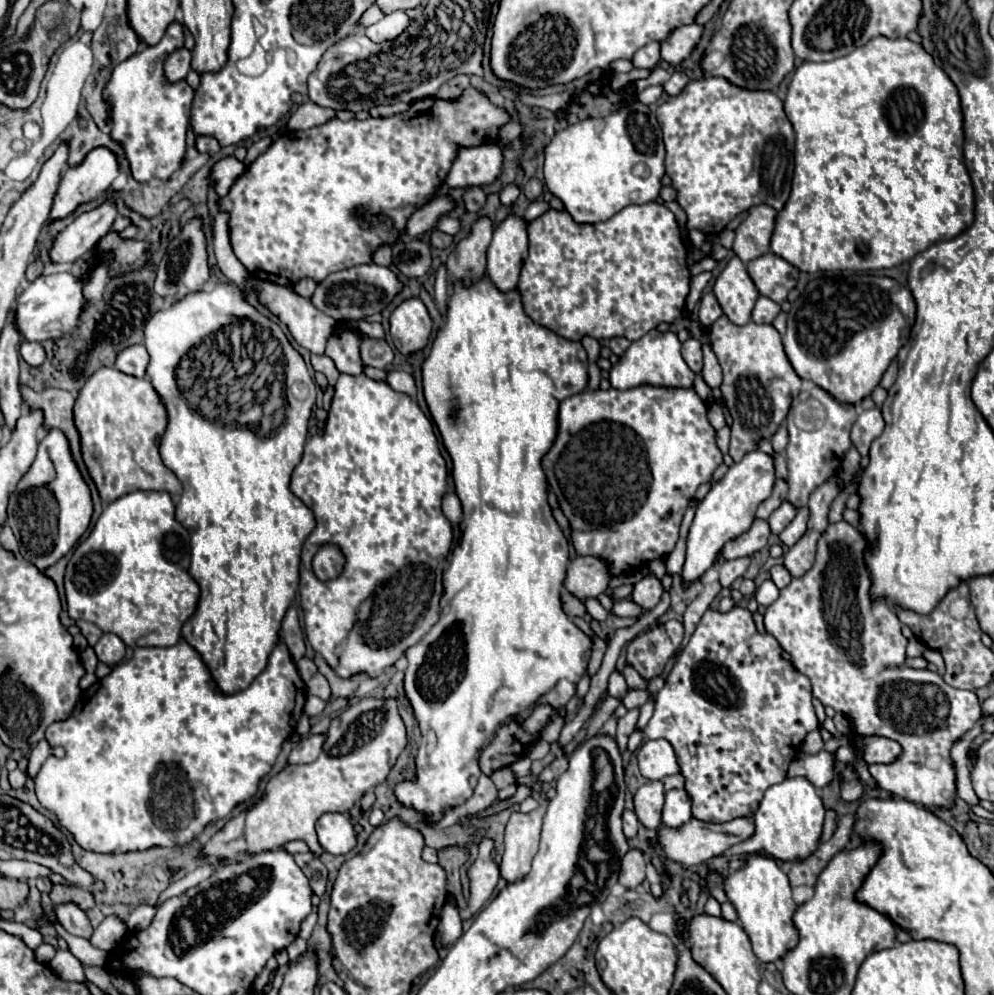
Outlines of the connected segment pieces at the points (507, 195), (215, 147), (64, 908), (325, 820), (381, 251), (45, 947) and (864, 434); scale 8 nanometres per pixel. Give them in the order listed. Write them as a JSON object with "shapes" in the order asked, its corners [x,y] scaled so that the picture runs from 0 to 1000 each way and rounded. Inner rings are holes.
{"shapes":[[[[512,186],[512,188],[508,188],[508,190],[504,192],[502,202],[504,202],[504,206],[508,206],[508,208],[516,208],[520,196],[522,196],[522,188],[520,188],[520,186]]],[[[200,136],[196,140],[196,148],[200,154],[218,154],[222,150],[222,146],[218,144],[218,140],[210,138],[210,136]]],[[[69,908],[69,910],[57,910],[57,912],[55,912],[55,918],[57,918],[59,926],[63,928],[63,932],[65,932],[71,940],[92,944],[94,932],[92,932],[88,920],[86,920],[77,910],[73,910],[73,908]]],[[[327,817],[319,825],[321,847],[329,857],[349,859],[357,851],[355,827],[343,817]]],[[[381,248],[381,250],[375,254],[375,262],[377,262],[379,266],[387,266],[387,268],[393,268],[393,266],[395,266],[393,248]]],[[[41,948],[39,952],[37,952],[37,966],[39,968],[43,968],[43,970],[47,970],[53,962],[55,962],[55,952],[53,950],[49,950],[49,948]]],[[[882,409],[864,413],[864,419],[856,431],[856,443],[866,459],[872,459],[876,443],[886,437],[888,429],[890,429],[890,423],[888,423],[886,413]]]]}

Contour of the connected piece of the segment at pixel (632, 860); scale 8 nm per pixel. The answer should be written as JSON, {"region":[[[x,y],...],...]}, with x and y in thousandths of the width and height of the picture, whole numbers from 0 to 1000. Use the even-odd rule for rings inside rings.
{"region":[[[635,853],[625,865],[623,887],[629,893],[641,893],[647,885],[649,885],[649,863],[647,863],[647,857],[641,855],[641,853]]]}

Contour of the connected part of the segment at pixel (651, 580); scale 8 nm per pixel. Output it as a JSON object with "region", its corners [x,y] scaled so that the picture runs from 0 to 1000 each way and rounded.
{"region":[[[655,578],[655,580],[649,580],[643,586],[639,586],[635,600],[647,614],[653,614],[655,610],[659,610],[663,606],[665,596],[667,596],[665,584],[659,578]]]}

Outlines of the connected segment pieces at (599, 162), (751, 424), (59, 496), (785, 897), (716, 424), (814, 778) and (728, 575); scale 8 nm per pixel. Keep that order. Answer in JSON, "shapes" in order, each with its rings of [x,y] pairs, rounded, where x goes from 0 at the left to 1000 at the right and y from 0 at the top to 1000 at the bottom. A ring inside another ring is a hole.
{"shapes":[[[[641,102],[637,106],[629,106],[625,112],[615,114],[611,118],[589,120],[558,134],[554,144],[548,148],[546,172],[548,172],[550,190],[560,200],[566,202],[568,212],[576,218],[578,224],[589,226],[589,224],[611,222],[631,206],[647,206],[647,204],[661,202],[665,194],[665,178],[669,176],[667,162],[669,162],[669,146],[665,140],[665,128],[659,116],[653,112],[653,108]],[[643,164],[653,170],[651,178],[637,176],[637,168]]],[[[727,317],[715,327],[713,341],[715,351],[727,369],[725,393],[737,419],[733,457],[741,465],[741,461],[747,461],[754,453],[762,453],[766,441],[776,441],[780,437],[792,419],[796,401],[806,393],[806,379],[794,365],[786,337],[778,327],[754,323],[752,327],[741,329]]],[[[51,431],[39,445],[37,459],[27,477],[19,483],[7,514],[7,526],[17,540],[21,560],[33,566],[39,574],[55,568],[65,556],[73,552],[73,548],[88,534],[94,516],[92,495],[71,459],[69,445],[63,433]],[[51,497],[55,502],[55,508],[49,508]]],[[[752,859],[752,869],[729,883],[731,904],[739,910],[743,928],[752,936],[760,962],[770,970],[786,964],[794,952],[802,950],[802,932],[798,932],[798,918],[802,908],[796,899],[796,889],[792,879],[782,871],[776,861]]],[[[715,405],[713,407],[713,413],[711,413],[711,419],[713,419],[713,425],[717,427],[719,433],[723,433],[727,427],[729,427],[729,419],[727,419],[727,413],[721,405]]],[[[824,755],[822,759],[804,759],[796,771],[792,781],[812,781],[822,793],[832,789],[838,783],[838,761],[832,755]]],[[[745,560],[745,562],[731,562],[727,566],[721,568],[721,574],[723,574],[723,586],[727,592],[733,592],[737,588],[739,582],[743,582],[749,572],[754,570],[754,562]]]]}

